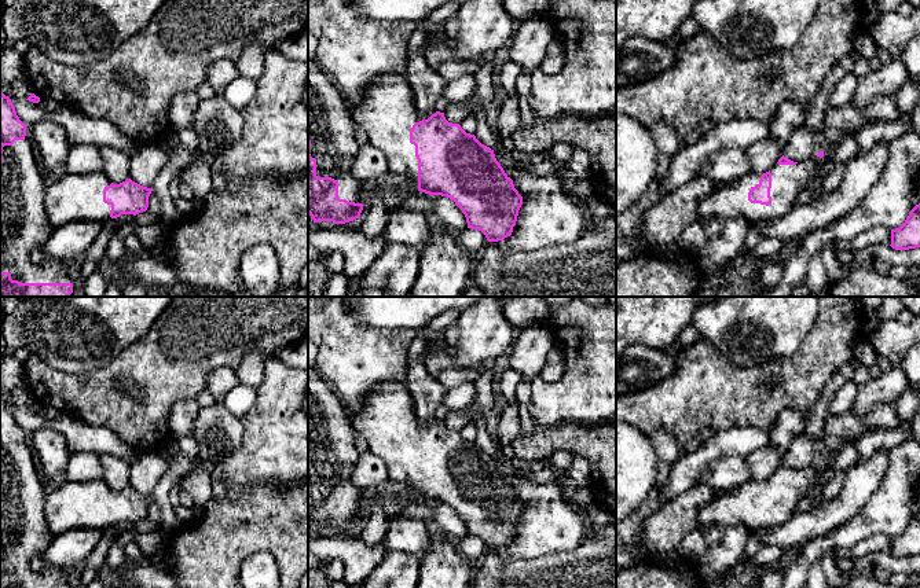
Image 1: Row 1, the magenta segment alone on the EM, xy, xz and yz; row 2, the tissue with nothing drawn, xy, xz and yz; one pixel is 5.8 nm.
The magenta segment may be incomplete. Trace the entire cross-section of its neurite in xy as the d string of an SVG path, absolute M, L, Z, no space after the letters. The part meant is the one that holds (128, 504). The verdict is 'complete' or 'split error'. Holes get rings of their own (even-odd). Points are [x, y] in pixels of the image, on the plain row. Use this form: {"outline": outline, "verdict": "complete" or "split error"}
{"outline": "M0 398L0 588L70 588L70 572L56 566L34 570L32 562L44 554L55 536L66 530L105 530L121 522L146 519L151 499L131 486L113 492L103 479L65 482L47 493L37 477L26 433L17 423L11 407Z", "verdict": "split error"}

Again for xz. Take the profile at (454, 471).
{"outline": "M315 365L308 367L308 522L314 530L345 532L362 525L366 518L366 510L362 508L366 493L352 484L353 467L360 456L355 448L356 431L369 442L370 452L386 464L391 479L406 485L417 499L454 508L465 522L468 536L481 539L488 550L503 548L512 543L523 504L496 468L494 457L481 452L474 442L466 441L459 431L448 430L444 420L436 419L428 427L422 427L404 383L377 385L359 414L348 411Z", "verdict": "split error"}

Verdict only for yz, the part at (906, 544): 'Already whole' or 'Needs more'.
Already whole

